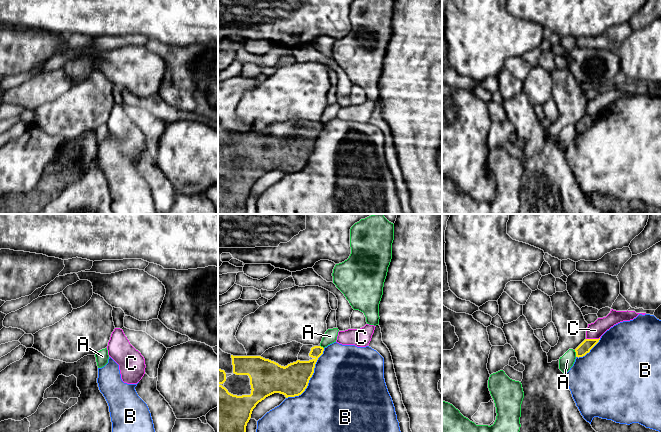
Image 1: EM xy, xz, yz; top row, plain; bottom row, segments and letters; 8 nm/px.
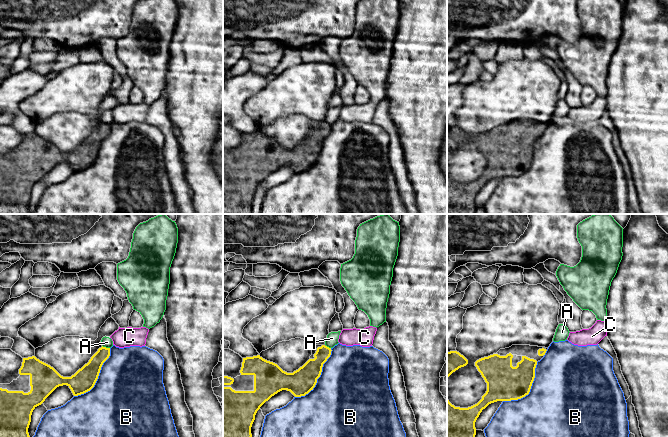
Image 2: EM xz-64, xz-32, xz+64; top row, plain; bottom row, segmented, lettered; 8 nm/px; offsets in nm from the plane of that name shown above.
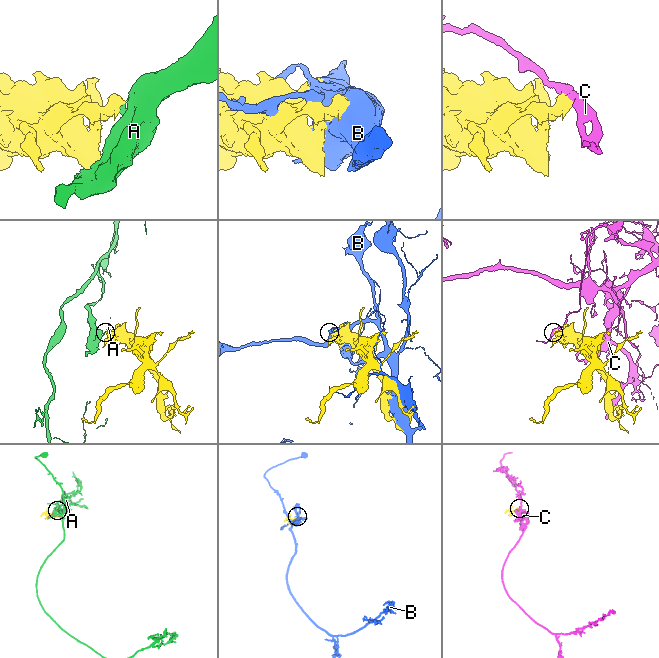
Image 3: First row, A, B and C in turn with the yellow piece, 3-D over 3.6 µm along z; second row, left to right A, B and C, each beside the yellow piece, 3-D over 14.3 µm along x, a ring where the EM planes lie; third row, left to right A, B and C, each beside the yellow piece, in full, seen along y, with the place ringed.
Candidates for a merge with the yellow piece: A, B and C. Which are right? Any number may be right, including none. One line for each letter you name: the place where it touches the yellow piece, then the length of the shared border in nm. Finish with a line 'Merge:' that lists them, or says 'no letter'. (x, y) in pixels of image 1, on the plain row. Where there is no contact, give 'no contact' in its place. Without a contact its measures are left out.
Merge: no letter

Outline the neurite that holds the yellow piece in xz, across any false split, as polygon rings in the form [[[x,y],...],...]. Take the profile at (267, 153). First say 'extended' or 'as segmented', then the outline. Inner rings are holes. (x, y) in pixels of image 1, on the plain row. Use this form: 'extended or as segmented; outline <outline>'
extended; outline [[[303,121],[298,130],[298,136],[287,142],[265,135],[261,132],[233,132],[233,149],[248,151],[250,154],[251,170],[237,172],[228,168],[222,162],[226,157],[224,146],[218,145],[218,214],[246,214],[246,202],[256,181],[266,173],[274,170],[283,170],[286,174],[301,171],[308,162],[314,149],[315,140],[323,130],[324,124],[320,121]]]

